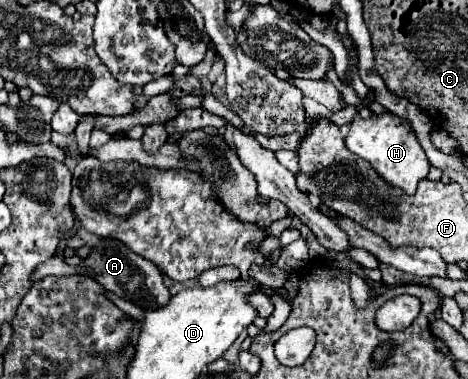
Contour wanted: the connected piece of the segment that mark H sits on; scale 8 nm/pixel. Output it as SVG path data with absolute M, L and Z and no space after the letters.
M390 112L380 114L380 116L370 116L370 118L354 118L350 124L350 132L346 136L346 146L360 158L372 164L372 168L392 186L402 188L406 194L414 194L416 186L420 180L426 178L430 170L430 162L416 140L412 126L406 118L394 116Z

